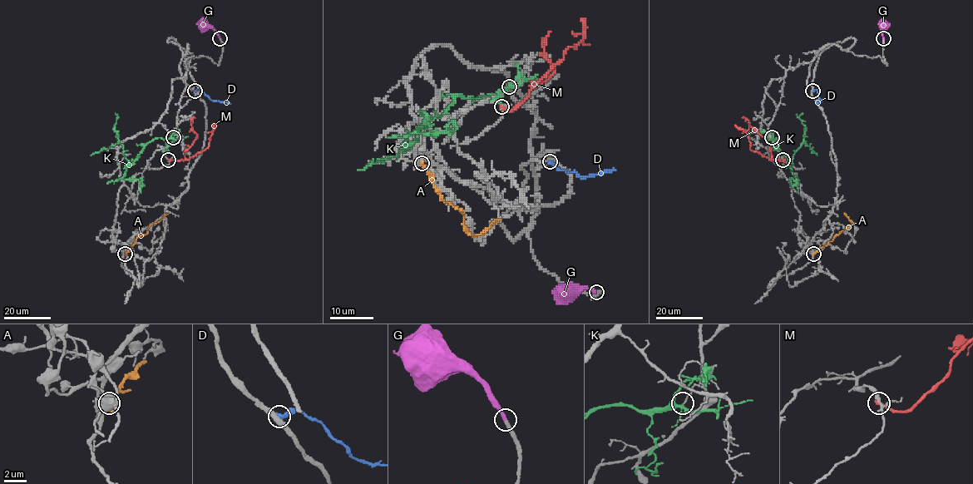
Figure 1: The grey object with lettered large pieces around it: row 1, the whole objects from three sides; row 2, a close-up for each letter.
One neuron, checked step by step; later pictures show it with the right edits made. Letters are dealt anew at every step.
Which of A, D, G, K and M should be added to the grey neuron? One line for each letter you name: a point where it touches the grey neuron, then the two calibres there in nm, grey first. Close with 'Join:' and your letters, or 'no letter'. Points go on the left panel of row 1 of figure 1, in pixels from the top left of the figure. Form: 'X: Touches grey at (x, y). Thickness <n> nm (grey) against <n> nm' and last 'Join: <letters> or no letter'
G: Touches grey at (219, 38). Thickness 320 nm (grey) against 340 nm
Join: G

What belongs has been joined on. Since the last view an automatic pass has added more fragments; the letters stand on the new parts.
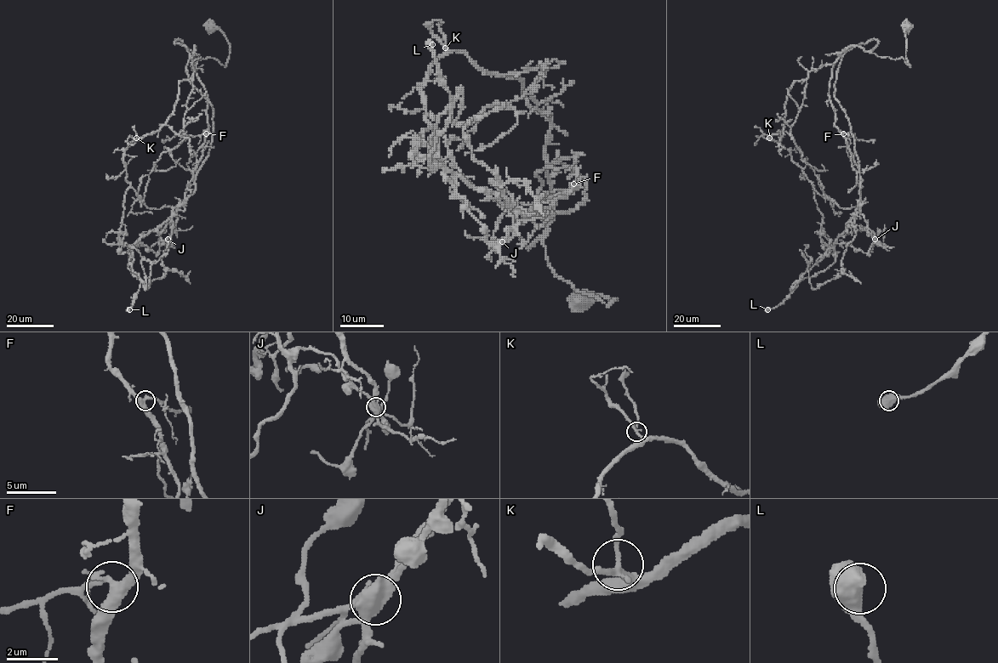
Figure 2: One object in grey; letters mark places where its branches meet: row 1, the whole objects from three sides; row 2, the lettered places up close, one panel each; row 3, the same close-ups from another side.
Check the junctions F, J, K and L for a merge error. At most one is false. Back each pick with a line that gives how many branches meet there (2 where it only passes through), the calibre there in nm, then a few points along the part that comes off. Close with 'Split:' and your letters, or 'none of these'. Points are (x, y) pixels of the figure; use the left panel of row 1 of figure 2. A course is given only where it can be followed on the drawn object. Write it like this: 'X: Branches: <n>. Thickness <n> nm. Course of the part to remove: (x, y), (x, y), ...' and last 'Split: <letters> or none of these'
Split: none of these

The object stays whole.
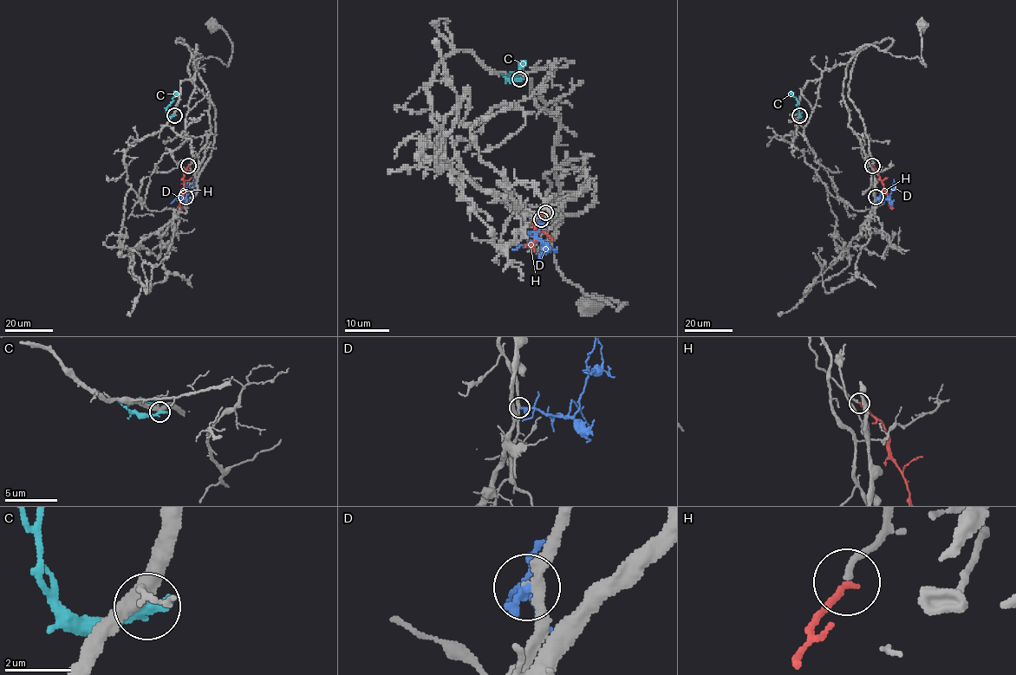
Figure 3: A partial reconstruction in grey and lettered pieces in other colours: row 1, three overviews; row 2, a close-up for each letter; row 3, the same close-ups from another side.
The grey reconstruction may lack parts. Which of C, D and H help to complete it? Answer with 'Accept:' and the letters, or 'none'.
Accept: H

